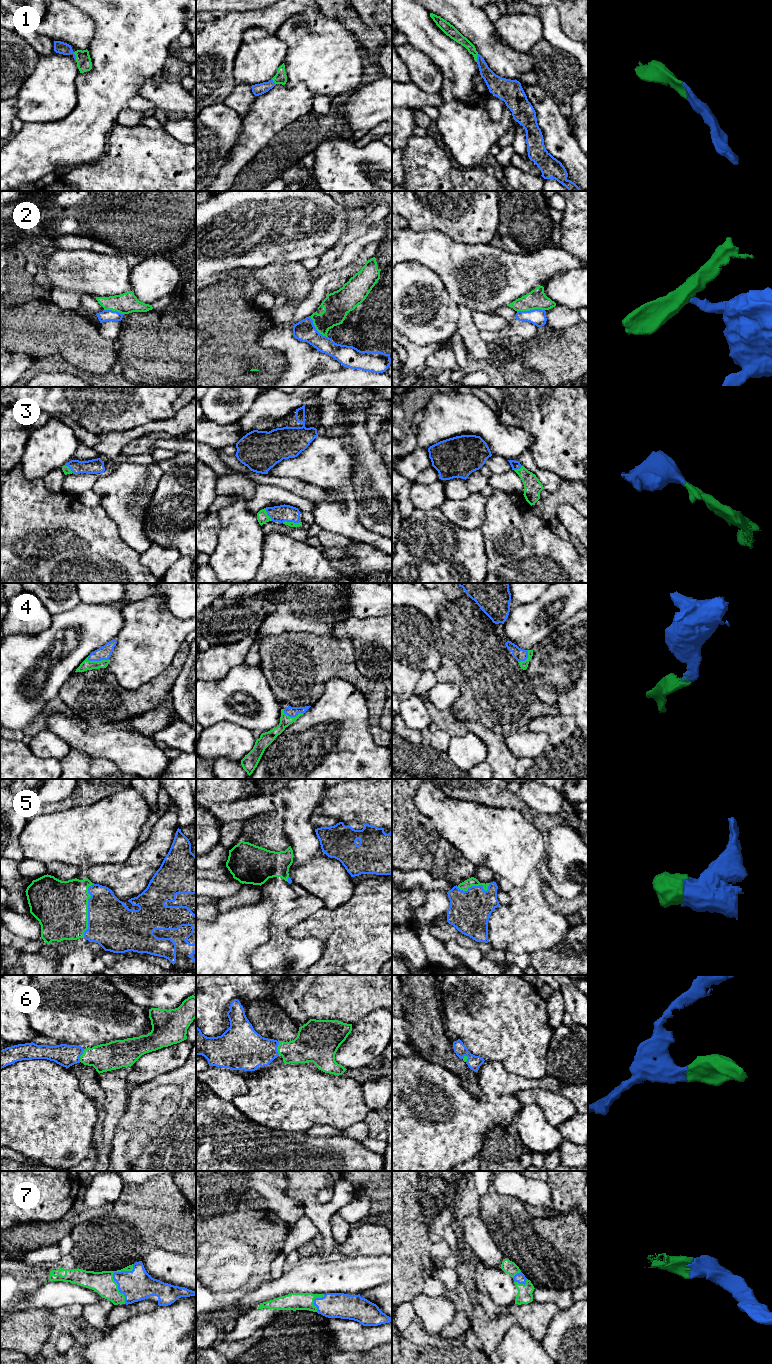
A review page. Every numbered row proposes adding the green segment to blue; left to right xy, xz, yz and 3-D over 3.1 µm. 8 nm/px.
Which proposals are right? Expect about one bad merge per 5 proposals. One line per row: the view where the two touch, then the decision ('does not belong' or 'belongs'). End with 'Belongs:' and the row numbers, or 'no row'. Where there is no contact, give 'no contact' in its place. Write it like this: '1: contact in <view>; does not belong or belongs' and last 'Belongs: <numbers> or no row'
1: contact in yz; belongs
2: contact in yz; does not belong
3: contact in xz; belongs
4: contact in xy; belongs
5: contact in xy; belongs
6: contact in xz; belongs
7: contact in xy; belongs
Belongs: 1, 3, 4, 5, 6, 7

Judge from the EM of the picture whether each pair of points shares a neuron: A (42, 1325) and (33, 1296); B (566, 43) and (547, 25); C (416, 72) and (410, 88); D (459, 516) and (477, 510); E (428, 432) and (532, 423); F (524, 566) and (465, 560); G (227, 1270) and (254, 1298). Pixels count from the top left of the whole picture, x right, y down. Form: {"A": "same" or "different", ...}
{"A": "different", "B": "same", "C": "different", "D": "same", "E": "different", "F": "different", "G": "different"}

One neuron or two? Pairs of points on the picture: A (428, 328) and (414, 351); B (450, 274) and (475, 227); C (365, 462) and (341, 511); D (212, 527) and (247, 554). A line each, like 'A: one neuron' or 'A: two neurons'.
A: two neurons
B: two neurons
C: two neurons
D: two neurons

